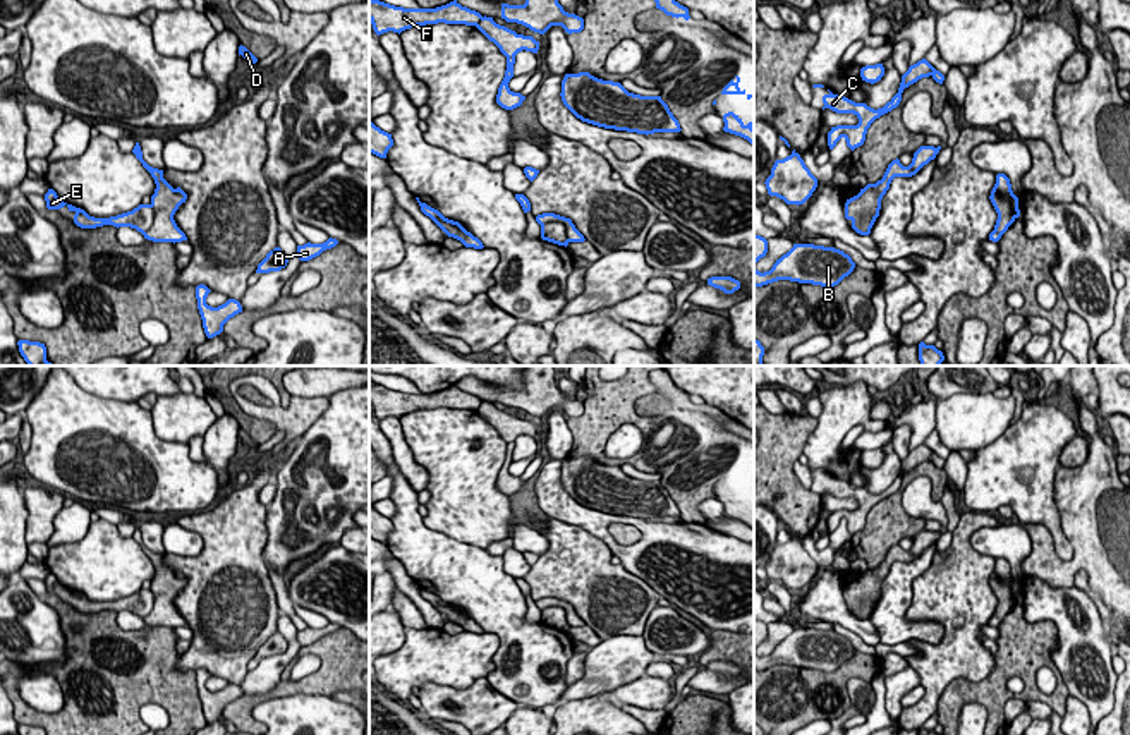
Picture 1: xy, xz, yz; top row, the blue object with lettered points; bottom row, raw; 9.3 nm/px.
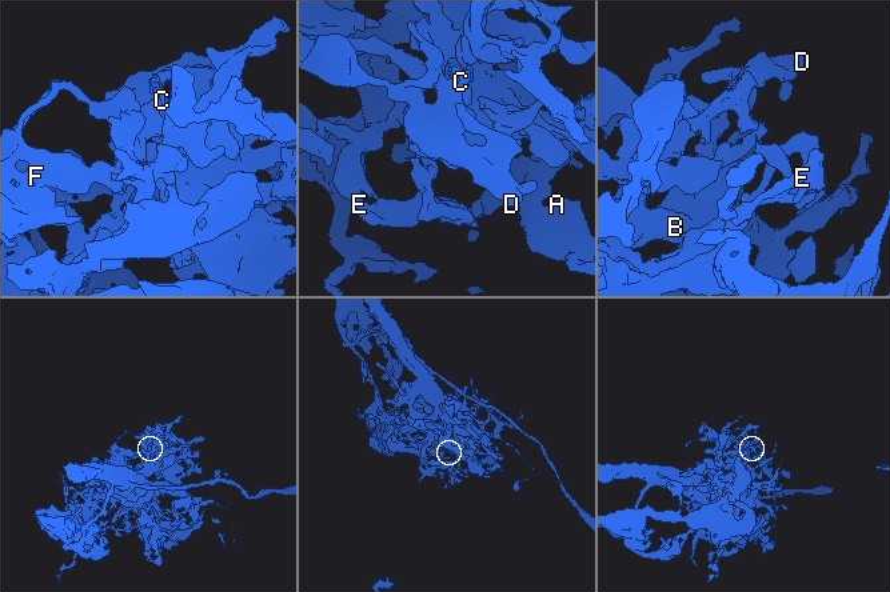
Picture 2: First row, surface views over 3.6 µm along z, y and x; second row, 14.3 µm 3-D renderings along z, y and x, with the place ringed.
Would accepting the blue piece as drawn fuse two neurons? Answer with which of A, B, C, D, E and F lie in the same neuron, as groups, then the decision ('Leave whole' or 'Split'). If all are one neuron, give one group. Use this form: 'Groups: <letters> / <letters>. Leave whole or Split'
Groups: A B C D F / E. Split

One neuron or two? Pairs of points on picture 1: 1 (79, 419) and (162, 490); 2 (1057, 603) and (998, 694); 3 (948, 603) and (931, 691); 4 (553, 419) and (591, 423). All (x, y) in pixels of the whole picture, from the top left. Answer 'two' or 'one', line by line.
1: one
2: two
3: one
4: two

